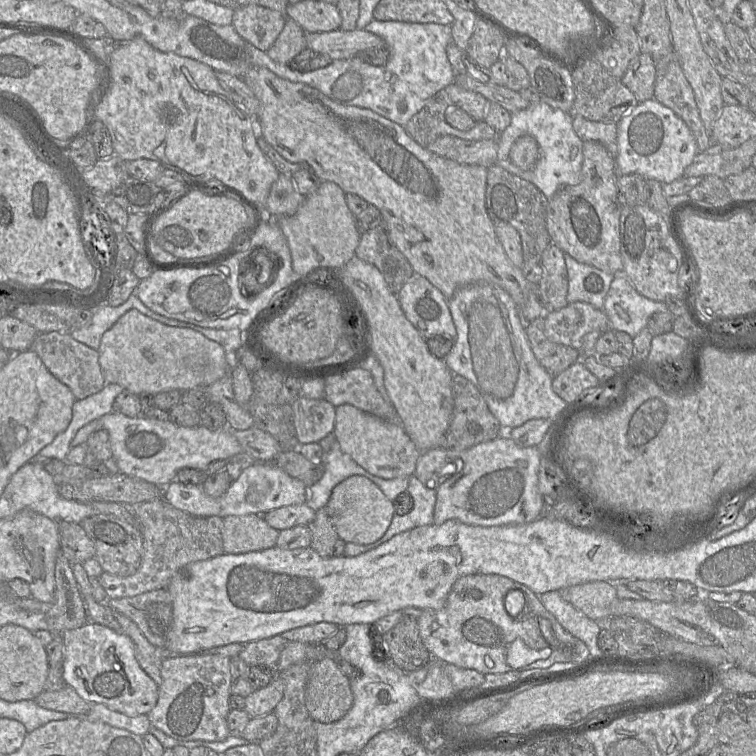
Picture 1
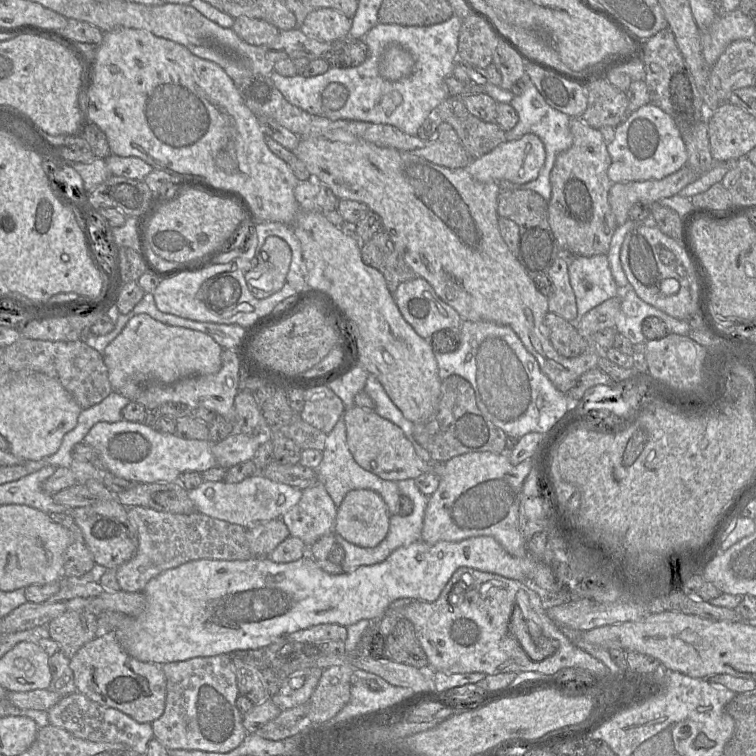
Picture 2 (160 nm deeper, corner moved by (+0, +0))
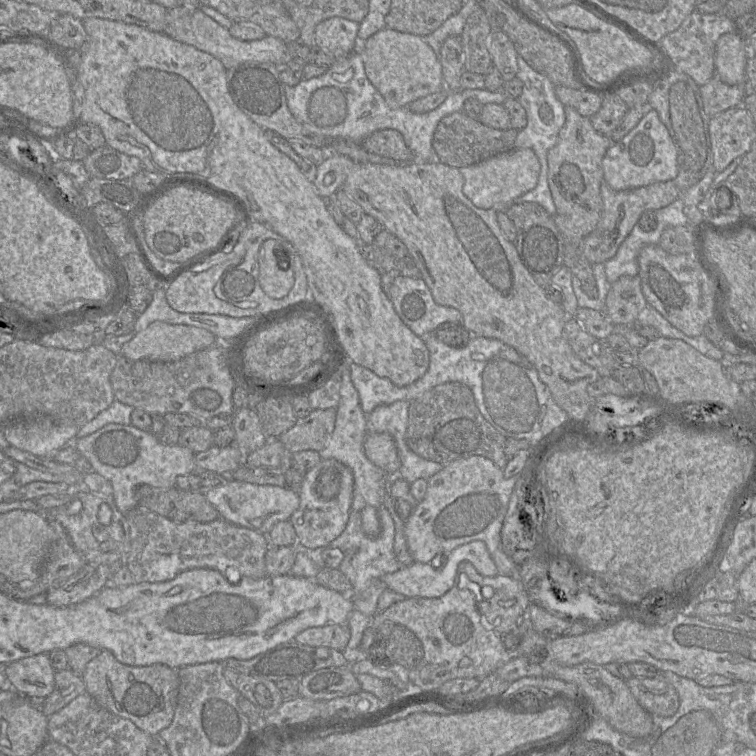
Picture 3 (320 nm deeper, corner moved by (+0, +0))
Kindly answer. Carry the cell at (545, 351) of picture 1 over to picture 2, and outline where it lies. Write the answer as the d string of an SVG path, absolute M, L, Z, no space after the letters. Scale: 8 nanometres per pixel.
M548 312L544 323L549 330L549 339L555 350L562 356L580 356L587 349L587 341L578 333L575 324L561 316Z

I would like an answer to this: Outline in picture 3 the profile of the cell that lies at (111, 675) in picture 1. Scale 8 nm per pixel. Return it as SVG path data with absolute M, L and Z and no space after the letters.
M101 650L82 675L86 692L116 716L132 721L153 737L173 721L179 692L178 672L164 664L128 666L119 662L109 650Z

